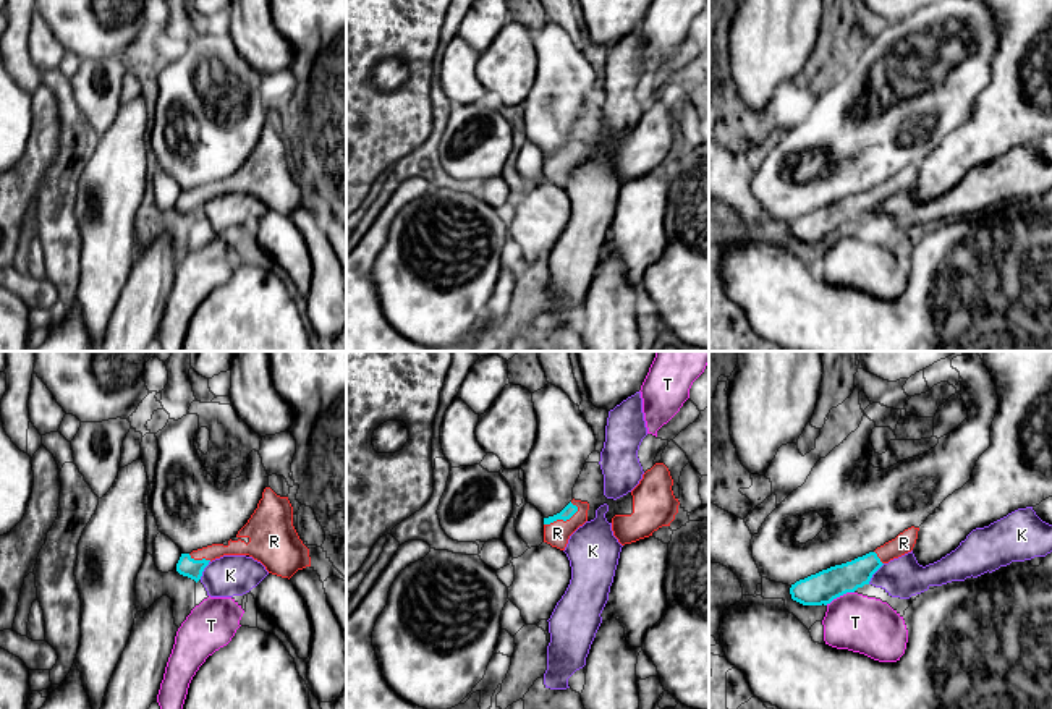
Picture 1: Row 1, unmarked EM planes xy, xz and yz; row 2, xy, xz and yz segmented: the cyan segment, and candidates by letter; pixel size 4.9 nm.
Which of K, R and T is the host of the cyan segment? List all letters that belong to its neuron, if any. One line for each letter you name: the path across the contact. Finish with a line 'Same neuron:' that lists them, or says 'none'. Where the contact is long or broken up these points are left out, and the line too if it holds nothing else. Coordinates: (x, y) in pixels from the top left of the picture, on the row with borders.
R: way xz (570, 509), (562, 518), (557, 533)
Same neuron: R

